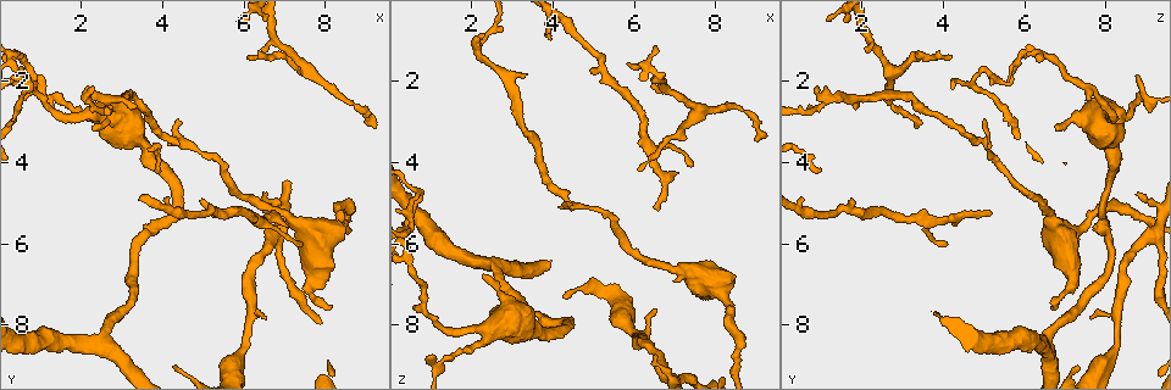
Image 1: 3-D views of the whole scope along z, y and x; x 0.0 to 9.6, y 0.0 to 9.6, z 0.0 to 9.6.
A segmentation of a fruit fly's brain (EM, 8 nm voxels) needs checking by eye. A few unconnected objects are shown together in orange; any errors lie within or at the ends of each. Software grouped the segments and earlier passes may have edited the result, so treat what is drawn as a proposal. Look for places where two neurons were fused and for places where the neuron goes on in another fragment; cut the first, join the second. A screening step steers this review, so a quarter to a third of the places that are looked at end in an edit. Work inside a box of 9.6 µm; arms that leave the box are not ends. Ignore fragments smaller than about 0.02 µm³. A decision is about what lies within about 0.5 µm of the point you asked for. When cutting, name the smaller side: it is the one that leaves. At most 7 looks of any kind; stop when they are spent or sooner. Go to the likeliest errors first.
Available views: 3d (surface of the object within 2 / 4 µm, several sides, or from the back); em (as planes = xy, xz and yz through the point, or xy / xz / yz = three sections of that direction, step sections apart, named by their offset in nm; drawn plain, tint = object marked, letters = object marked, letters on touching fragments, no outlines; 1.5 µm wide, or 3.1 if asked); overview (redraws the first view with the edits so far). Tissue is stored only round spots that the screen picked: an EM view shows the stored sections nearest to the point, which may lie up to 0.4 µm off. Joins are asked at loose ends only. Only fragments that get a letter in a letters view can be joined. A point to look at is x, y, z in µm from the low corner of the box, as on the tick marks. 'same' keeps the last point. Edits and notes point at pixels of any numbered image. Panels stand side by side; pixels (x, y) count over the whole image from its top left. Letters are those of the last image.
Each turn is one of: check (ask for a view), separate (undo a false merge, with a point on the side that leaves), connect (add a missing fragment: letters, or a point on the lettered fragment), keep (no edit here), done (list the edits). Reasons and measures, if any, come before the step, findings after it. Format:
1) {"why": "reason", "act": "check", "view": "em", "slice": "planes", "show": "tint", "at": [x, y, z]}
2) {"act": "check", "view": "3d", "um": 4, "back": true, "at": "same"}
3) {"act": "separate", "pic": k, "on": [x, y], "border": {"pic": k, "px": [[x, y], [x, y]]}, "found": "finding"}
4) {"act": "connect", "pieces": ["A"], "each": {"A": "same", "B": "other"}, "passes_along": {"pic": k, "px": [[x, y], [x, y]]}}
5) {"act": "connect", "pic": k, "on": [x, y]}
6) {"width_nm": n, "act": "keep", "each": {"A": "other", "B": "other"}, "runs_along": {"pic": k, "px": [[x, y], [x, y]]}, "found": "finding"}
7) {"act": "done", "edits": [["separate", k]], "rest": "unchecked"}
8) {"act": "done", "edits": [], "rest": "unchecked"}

{"why": "an open end", "act": "check", "view": "3d", "um": 4, "at": [2.30, 2.15, 0.90]}

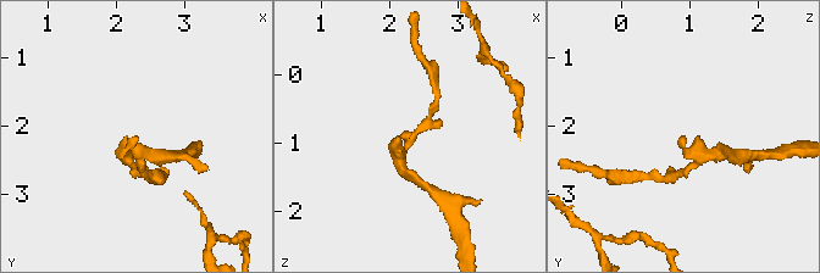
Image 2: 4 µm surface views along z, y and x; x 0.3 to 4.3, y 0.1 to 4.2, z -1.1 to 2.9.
{"why": "shape alone is not enough", "act": "check", "view": "em", "slice": "planes", "show": "tint", "at": [2.30, 2.15, 0.90]}

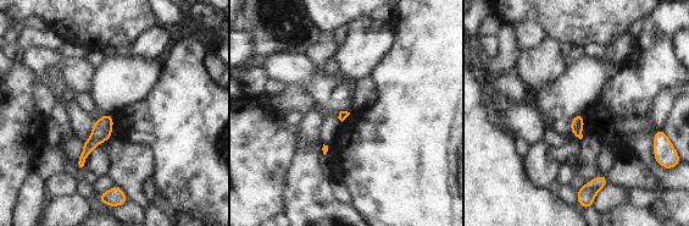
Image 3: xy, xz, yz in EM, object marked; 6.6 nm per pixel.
{"why": "see the neighbours", "act": "check", "view": "em", "slice": "planes", "show": "letters", "at": "same"}

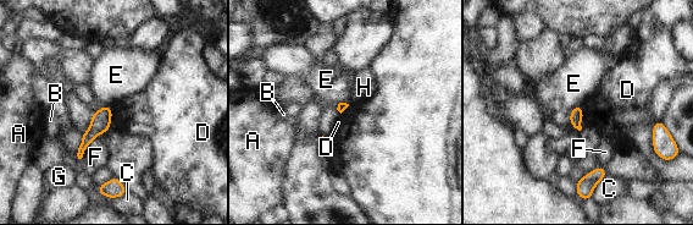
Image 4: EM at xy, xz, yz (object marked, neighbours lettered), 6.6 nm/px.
{"act": "keep", "each": {"A": "other", "B": "other", "C": "other", "D": "other", "E": "other", "F": "other", "G": "other", "H": "other"}, "border": {"pic": 4, "px": [[581, 104], [570, 111], [569, 124]]}, "found": "no lettered fragment goes on from it"}

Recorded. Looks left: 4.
{"act": "check", "view": "3d", "um": 2, "at": [6.60, 5.20, 5.20]}

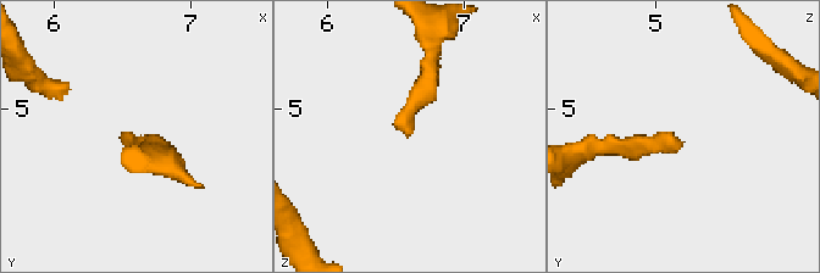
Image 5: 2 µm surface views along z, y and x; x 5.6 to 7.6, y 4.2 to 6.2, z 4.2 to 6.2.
{"why": "shape alone is not enough", "act": "check", "view": "em", "slice": "yz", "step": 8, "show": "letters", "at": [6.62, 5.20, 5.14]}

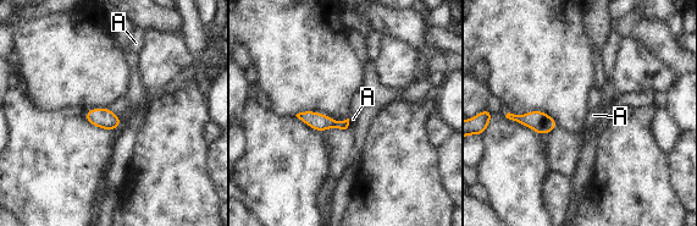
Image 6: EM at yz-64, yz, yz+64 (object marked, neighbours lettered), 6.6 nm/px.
{"act": "check", "view": "em", "slice": "planes", "show": "letters", "at": "same"}

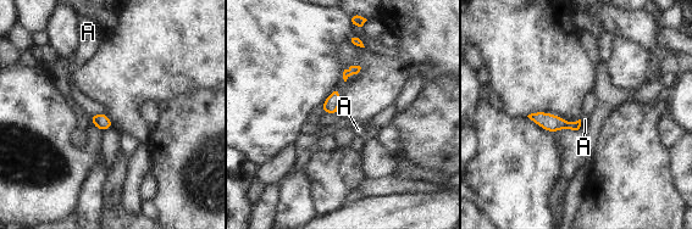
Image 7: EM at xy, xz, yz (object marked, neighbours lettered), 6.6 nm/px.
{"longest_contact_nm": ["A", 70], "act": "keep", "each": {"A": "other"}, "border": {"pic": 7, "px": [[581, 119], [579, 128]]}, "found": "no lettered fragment goes on from it"}

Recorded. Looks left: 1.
{"act": "done", "edits": [], "rest": "unchecked"}

